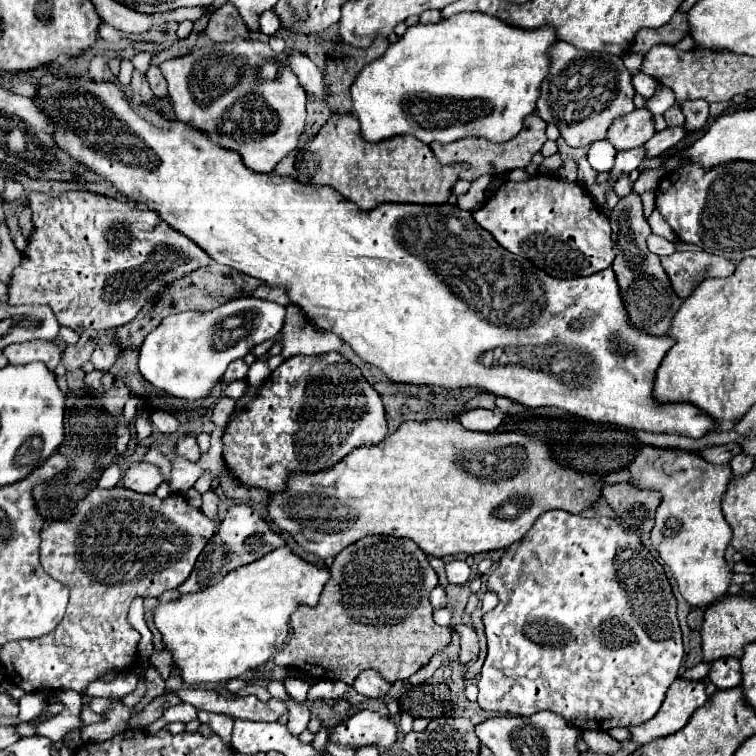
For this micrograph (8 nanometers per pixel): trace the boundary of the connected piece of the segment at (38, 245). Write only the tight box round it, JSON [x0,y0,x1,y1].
[8,192,214,332]

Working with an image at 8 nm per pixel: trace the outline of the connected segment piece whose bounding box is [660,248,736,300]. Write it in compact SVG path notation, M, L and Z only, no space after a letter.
M676 250L674 254L670 256L662 256L662 266L670 278L670 284L674 288L674 292L684 300L688 298L694 288L706 280L706 278L724 278L724 276L730 276L734 270L736 270L736 262L728 260L728 258L722 258L722 256L716 256L716 254L710 254L710 252L704 252L704 250Z

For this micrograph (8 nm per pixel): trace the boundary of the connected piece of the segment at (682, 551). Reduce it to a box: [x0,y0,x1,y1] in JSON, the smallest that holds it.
[628,446,734,608]

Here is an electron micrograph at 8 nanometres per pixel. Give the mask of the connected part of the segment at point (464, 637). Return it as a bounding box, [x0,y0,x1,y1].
[456,626,480,664]

